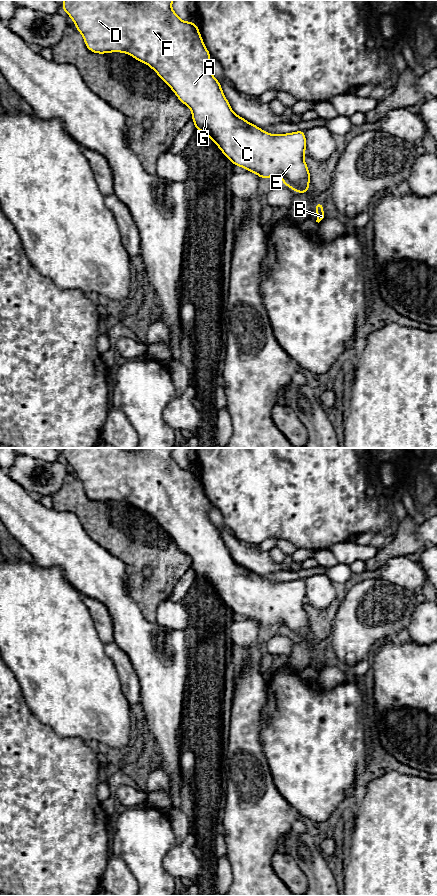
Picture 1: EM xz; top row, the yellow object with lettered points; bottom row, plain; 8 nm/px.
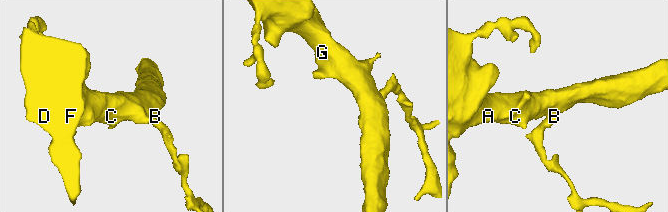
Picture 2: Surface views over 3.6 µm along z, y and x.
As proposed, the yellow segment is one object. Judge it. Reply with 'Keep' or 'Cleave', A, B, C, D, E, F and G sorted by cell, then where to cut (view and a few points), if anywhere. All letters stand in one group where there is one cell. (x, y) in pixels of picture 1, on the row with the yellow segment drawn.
Cleave. Groups: A C D E F G / B. Split along xz (318, 202), (315, 206)

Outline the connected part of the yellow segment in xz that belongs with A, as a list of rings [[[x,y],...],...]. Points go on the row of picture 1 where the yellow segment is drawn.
[[[64,0],[62,9],[72,18],[76,29],[83,35],[87,49],[93,53],[123,52],[150,66],[173,90],[178,99],[192,110],[192,121],[196,131],[204,131],[234,165],[254,172],[260,179],[280,175],[282,184],[297,193],[307,193],[310,172],[304,160],[306,131],[273,135],[236,115],[224,96],[219,81],[210,72],[211,55],[201,39],[196,22],[182,21],[171,8],[173,1]]]

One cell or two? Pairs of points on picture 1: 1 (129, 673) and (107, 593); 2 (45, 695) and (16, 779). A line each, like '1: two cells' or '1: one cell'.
1: two cells
2: two cells

